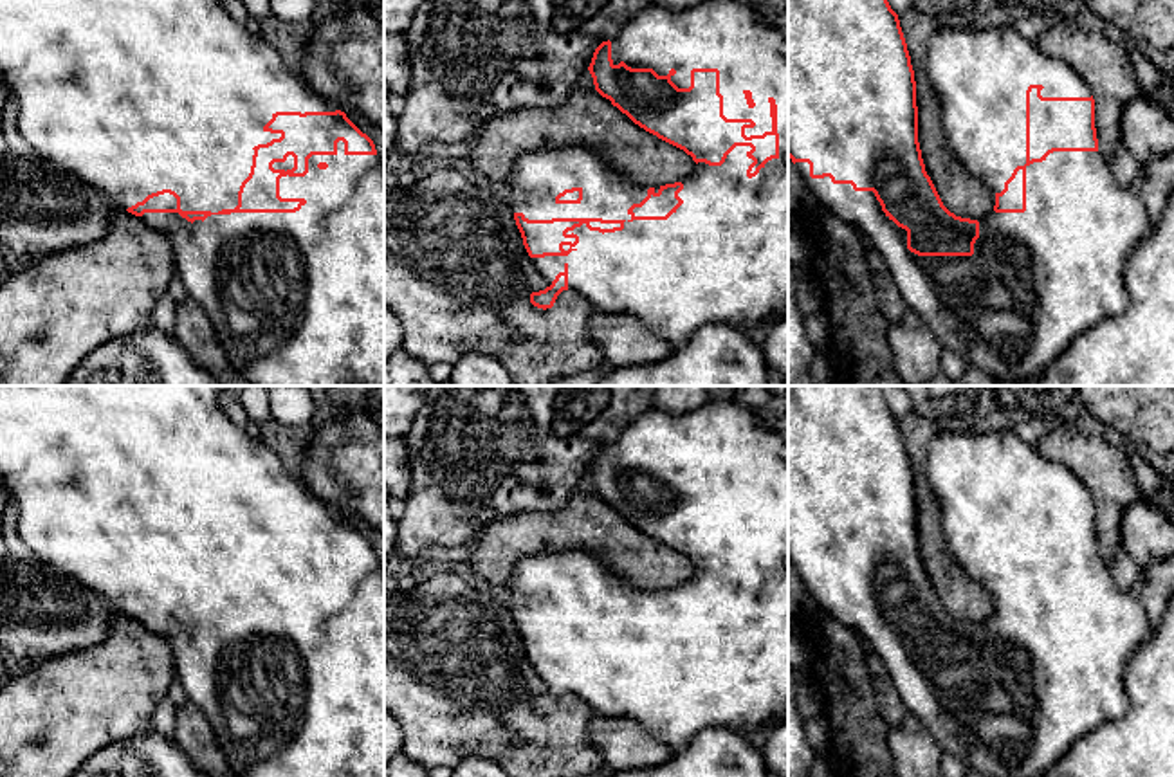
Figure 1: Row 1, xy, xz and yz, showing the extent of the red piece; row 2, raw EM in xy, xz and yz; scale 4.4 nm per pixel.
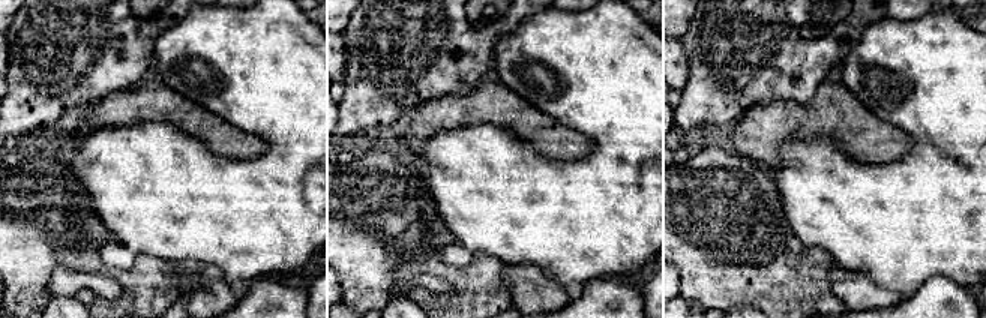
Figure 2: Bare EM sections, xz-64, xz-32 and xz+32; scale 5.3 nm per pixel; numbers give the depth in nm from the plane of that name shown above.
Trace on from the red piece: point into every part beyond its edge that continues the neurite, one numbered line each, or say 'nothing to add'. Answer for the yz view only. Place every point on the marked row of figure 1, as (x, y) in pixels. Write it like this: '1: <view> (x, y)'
1: yz (980, 76)
2: yz (1037, 280)

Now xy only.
1: xy (132, 96)
2: xy (296, 298)

